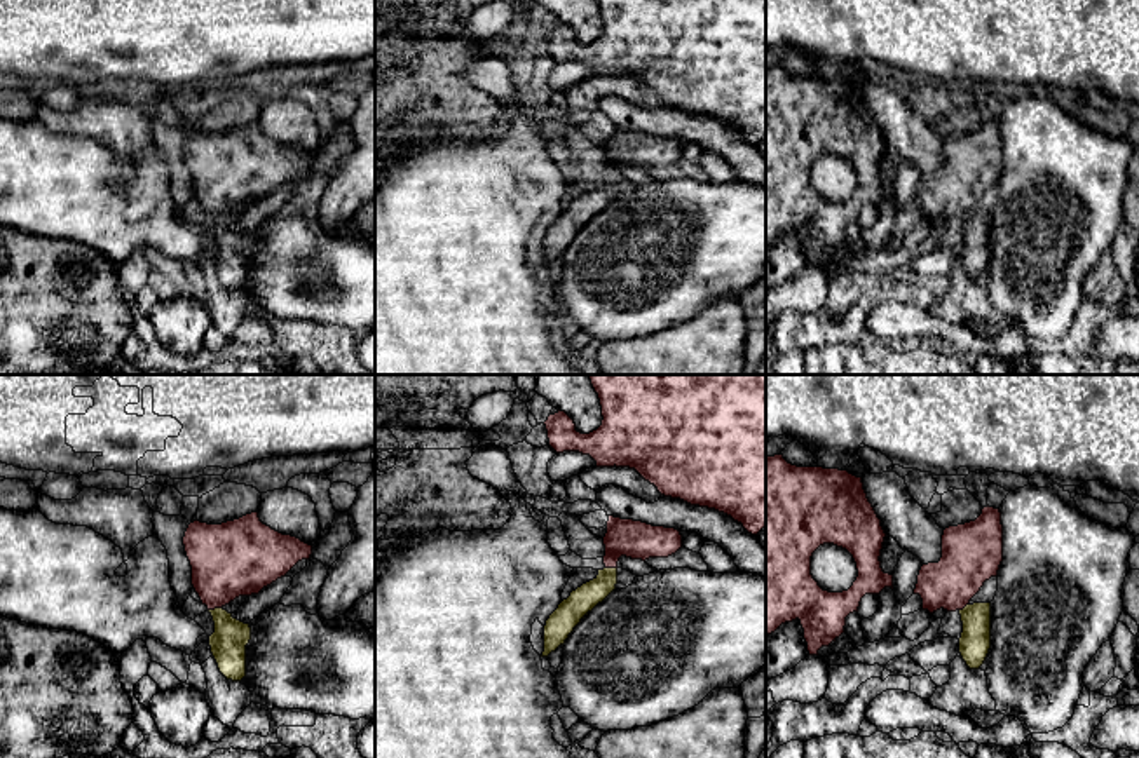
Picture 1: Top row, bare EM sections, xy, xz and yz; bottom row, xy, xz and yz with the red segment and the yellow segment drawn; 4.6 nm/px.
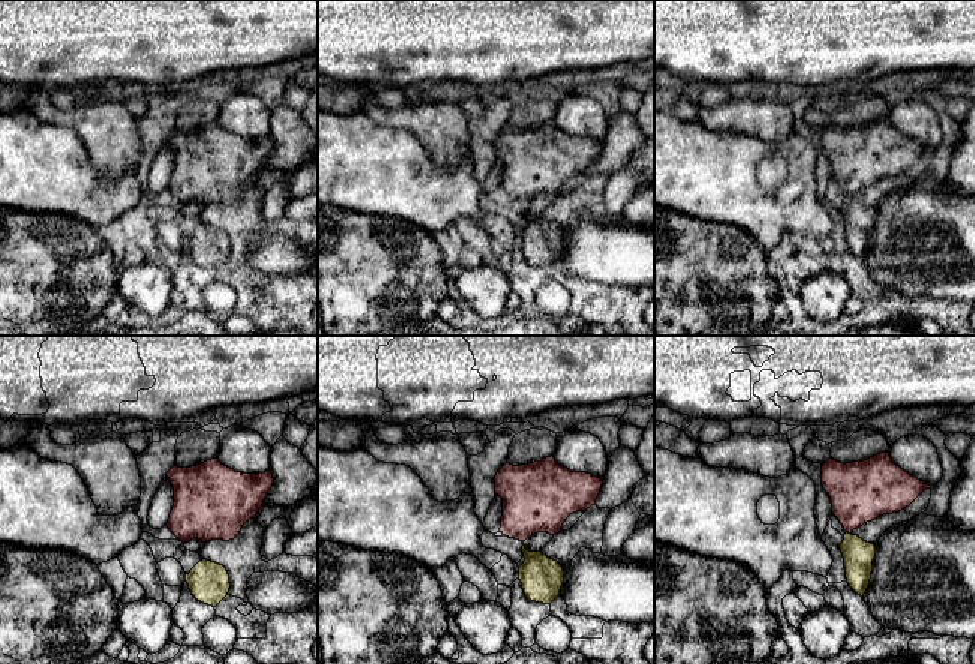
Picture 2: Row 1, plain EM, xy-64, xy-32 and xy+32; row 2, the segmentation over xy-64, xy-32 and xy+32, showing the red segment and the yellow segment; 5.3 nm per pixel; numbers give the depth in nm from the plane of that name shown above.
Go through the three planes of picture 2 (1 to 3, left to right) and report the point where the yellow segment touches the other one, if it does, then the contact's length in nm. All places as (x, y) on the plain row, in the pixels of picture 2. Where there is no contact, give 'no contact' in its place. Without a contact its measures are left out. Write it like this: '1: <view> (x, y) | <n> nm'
1: no contact
2: no contact
3: xy+32 (848, 195) | 30 nm

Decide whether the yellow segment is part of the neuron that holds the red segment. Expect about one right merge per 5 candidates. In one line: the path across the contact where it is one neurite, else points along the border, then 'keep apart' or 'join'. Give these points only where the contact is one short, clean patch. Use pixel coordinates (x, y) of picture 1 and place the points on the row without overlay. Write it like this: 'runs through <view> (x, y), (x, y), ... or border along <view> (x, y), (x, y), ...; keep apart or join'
border along xy (220, 216), (208, 220); keep apart

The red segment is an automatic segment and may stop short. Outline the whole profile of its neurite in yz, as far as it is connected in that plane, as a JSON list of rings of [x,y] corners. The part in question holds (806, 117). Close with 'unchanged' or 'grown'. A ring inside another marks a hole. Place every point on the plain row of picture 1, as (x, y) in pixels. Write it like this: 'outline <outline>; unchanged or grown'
outline [[[783,64],[766,66],[766,246],[799,228],[809,265],[835,251],[865,204],[893,199],[893,185],[884,183],[879,171],[884,146],[862,87],[839,78],[797,77]],[[823,153],[853,166],[858,186],[848,200],[823,200],[813,188],[811,166]]]; unchanged

